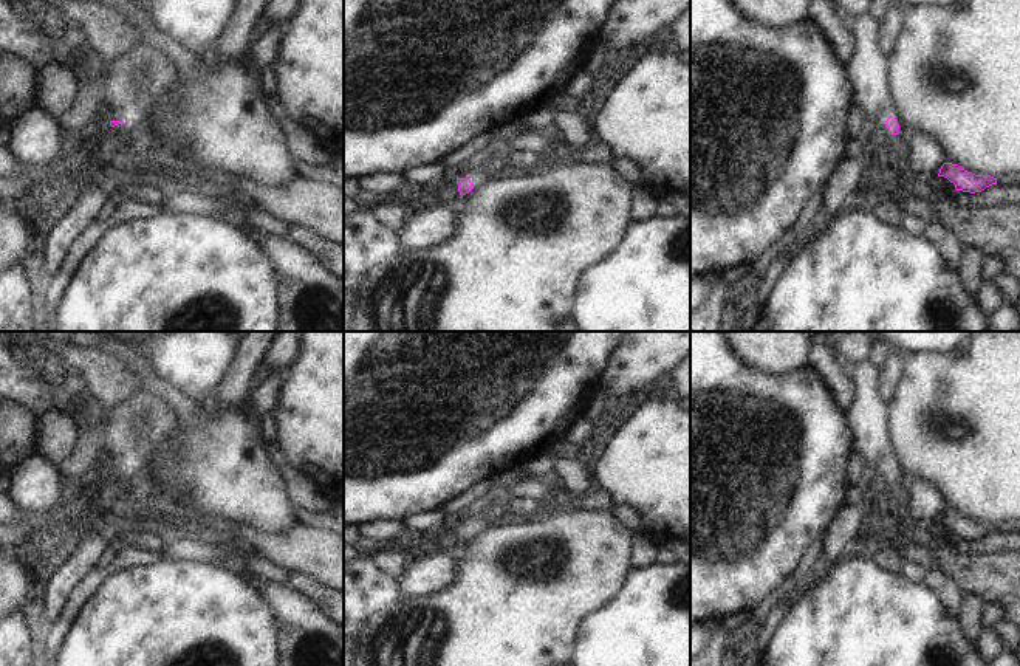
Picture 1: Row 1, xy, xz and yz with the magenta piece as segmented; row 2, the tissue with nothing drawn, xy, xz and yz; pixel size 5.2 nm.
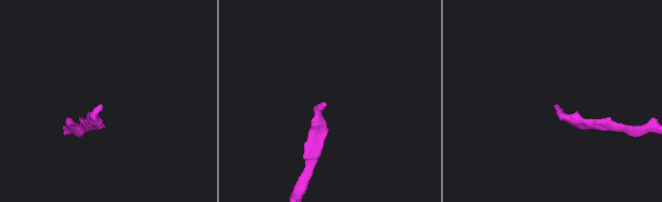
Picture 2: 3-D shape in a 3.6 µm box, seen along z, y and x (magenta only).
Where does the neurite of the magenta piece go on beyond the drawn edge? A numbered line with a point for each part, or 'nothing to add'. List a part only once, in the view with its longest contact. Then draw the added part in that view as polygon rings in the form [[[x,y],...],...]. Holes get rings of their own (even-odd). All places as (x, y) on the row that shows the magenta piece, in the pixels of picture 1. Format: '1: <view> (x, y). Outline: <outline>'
1: xz (434, 172). Outline: [[[432,163],[427,166],[419,166],[412,170],[407,170],[402,173],[404,183],[410,186],[418,186],[424,183],[435,184],[436,181],[441,181],[443,178],[469,178],[474,187],[481,186],[489,180],[488,173],[483,170],[483,166],[475,169],[471,175],[463,172],[461,169],[457,172],[452,172],[449,167],[443,166],[441,163]]]

